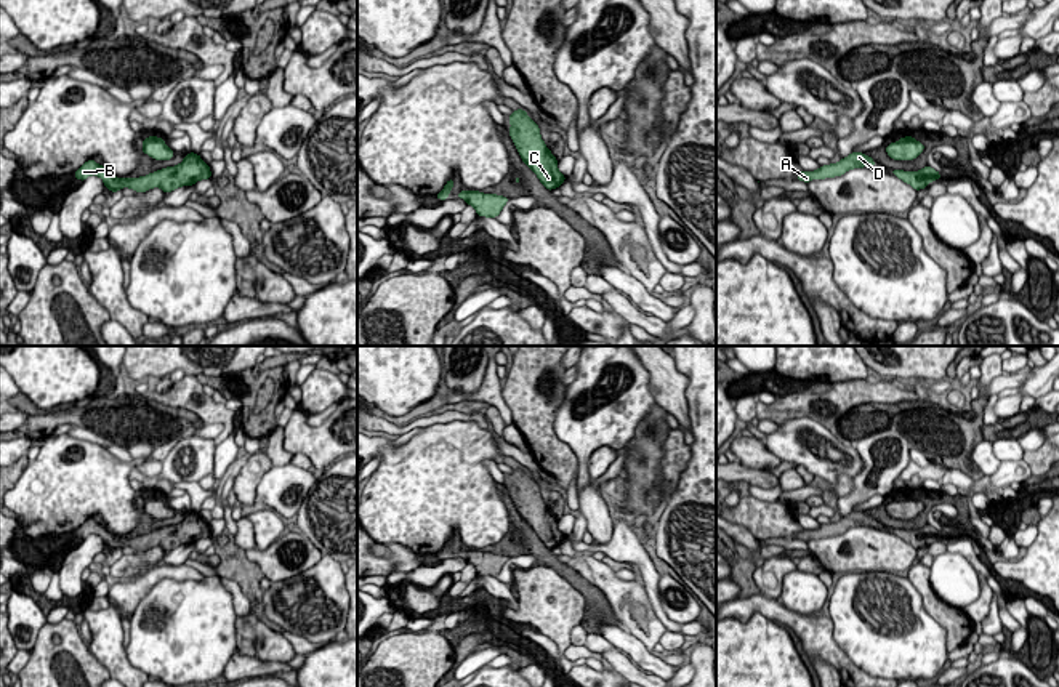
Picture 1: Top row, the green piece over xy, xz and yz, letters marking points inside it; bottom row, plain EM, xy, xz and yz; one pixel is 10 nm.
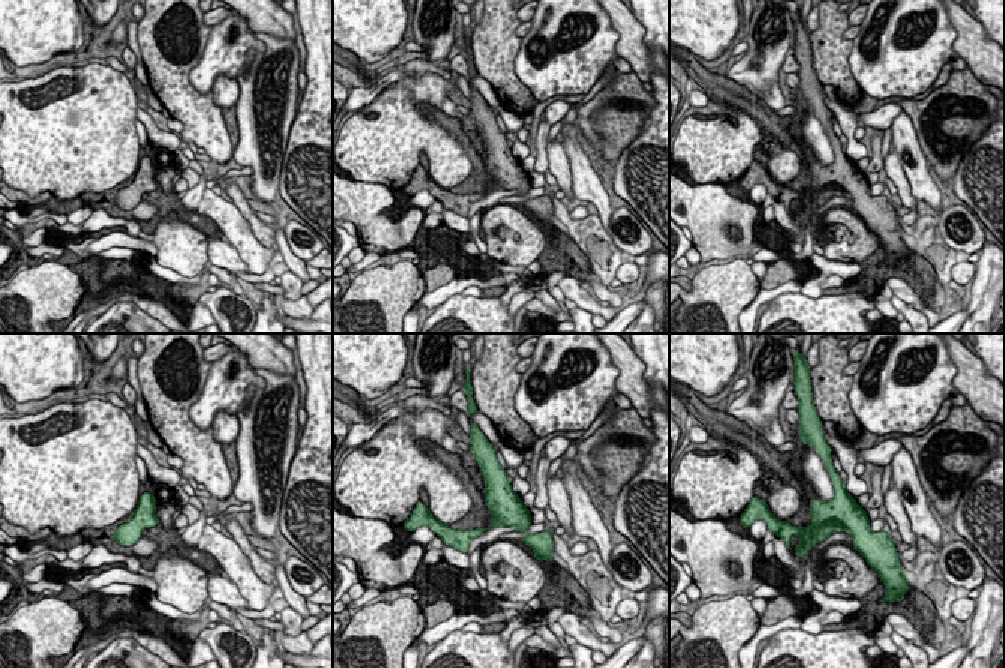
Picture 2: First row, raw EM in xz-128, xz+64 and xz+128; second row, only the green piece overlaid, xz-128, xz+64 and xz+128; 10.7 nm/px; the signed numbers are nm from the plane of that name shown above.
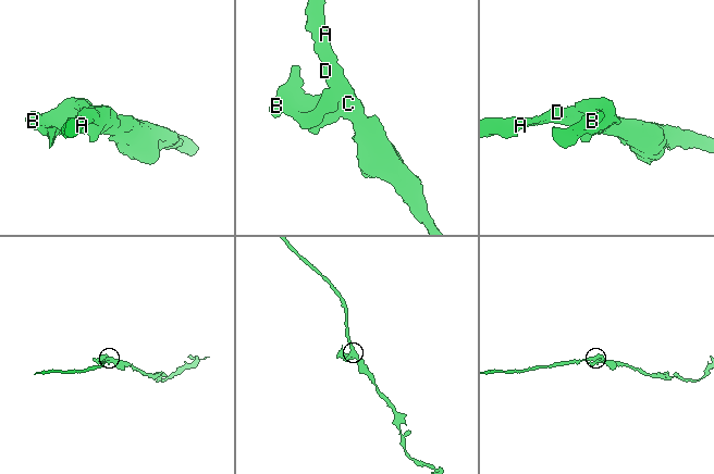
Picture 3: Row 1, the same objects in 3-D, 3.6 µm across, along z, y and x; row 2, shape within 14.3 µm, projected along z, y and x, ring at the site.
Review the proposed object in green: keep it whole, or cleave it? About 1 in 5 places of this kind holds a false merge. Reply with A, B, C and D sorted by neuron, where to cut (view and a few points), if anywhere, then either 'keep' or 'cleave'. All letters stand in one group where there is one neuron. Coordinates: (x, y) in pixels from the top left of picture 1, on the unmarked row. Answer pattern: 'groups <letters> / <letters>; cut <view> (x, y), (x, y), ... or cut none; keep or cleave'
groups A B C D; cut none; keep

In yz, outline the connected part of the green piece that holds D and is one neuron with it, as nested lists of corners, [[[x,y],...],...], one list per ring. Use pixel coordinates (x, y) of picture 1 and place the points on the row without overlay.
[[[852,511],[838,522],[823,524],[814,530],[801,530],[796,538],[809,541],[812,538],[825,538],[841,535],[852,527],[875,525],[875,519],[862,511]]]

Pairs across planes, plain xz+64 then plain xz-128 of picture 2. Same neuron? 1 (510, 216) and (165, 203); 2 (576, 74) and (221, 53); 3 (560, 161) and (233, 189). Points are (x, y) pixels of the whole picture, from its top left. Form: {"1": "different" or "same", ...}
{"1": "different", "2": "same", "3": "different"}

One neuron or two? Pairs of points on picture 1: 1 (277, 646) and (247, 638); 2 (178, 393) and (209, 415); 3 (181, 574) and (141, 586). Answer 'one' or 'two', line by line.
1: one
2: one
3: one

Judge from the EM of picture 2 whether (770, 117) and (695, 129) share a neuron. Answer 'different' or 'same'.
different

